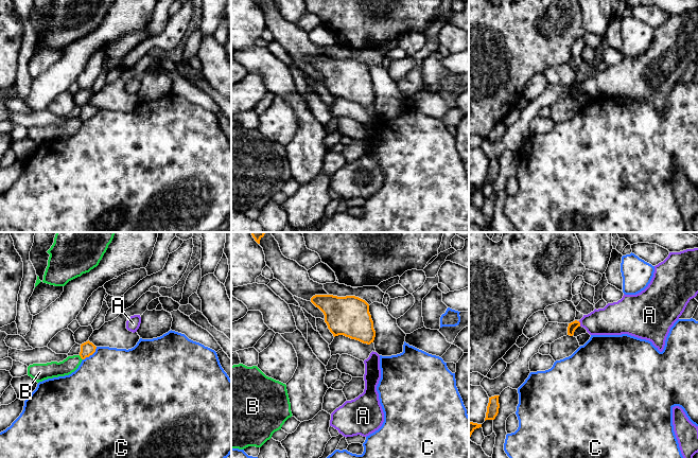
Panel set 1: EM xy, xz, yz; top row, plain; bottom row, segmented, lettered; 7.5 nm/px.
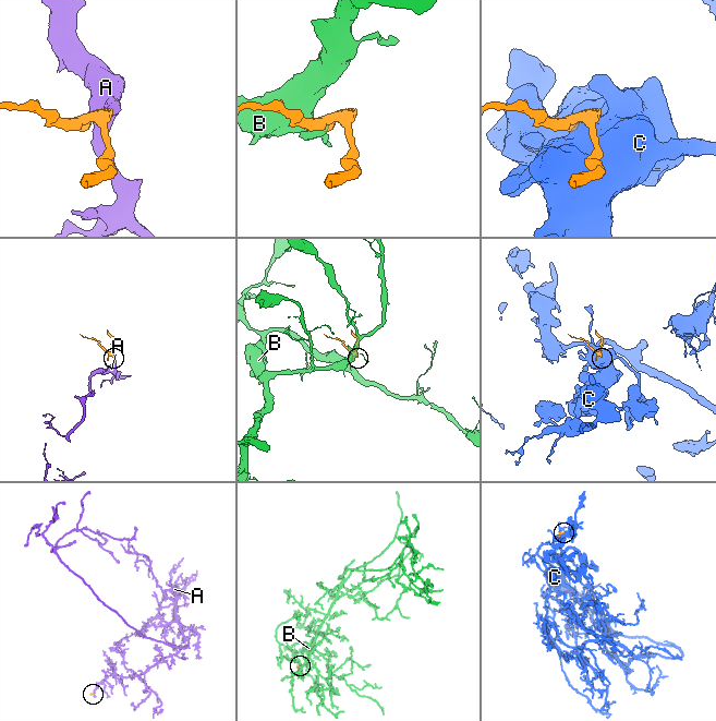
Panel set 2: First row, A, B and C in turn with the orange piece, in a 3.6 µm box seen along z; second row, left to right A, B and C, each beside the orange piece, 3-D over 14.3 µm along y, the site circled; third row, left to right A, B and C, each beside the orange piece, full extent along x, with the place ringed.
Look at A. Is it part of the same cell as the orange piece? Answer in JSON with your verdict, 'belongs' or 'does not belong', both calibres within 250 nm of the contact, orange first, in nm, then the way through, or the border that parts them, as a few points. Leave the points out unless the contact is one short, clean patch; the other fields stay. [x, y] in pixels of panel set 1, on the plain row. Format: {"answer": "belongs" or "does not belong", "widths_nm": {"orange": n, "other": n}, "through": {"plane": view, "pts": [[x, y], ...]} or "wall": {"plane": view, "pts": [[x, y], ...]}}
{"answer": "belongs", "widths_nm": {"orange": 70, "other": 220}, "through": {"plane": "yz", "pts": [[573, 88], [579, 86], [611, 83]]}}

